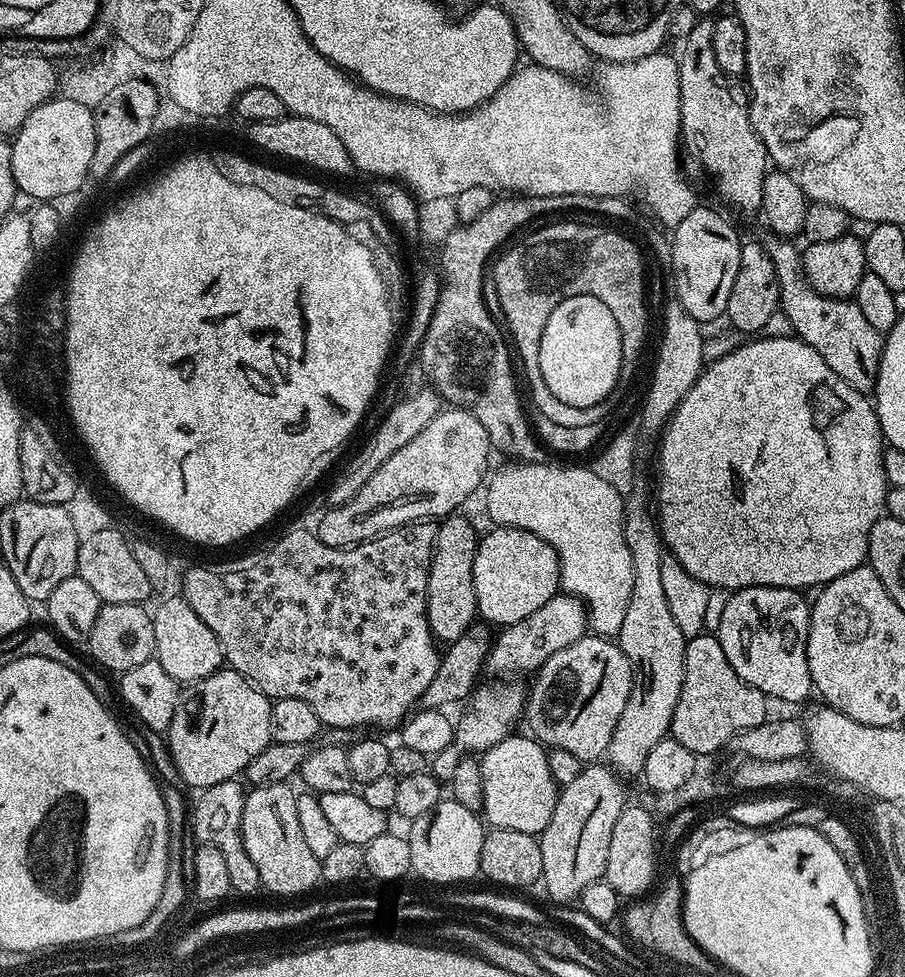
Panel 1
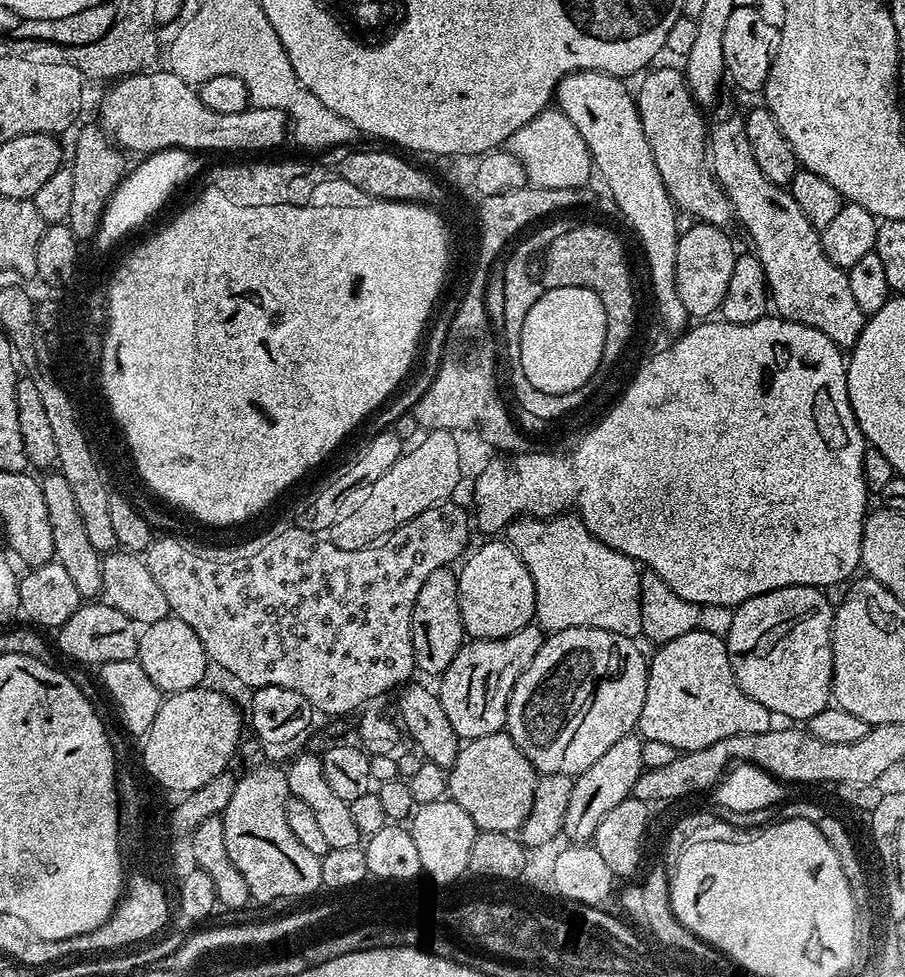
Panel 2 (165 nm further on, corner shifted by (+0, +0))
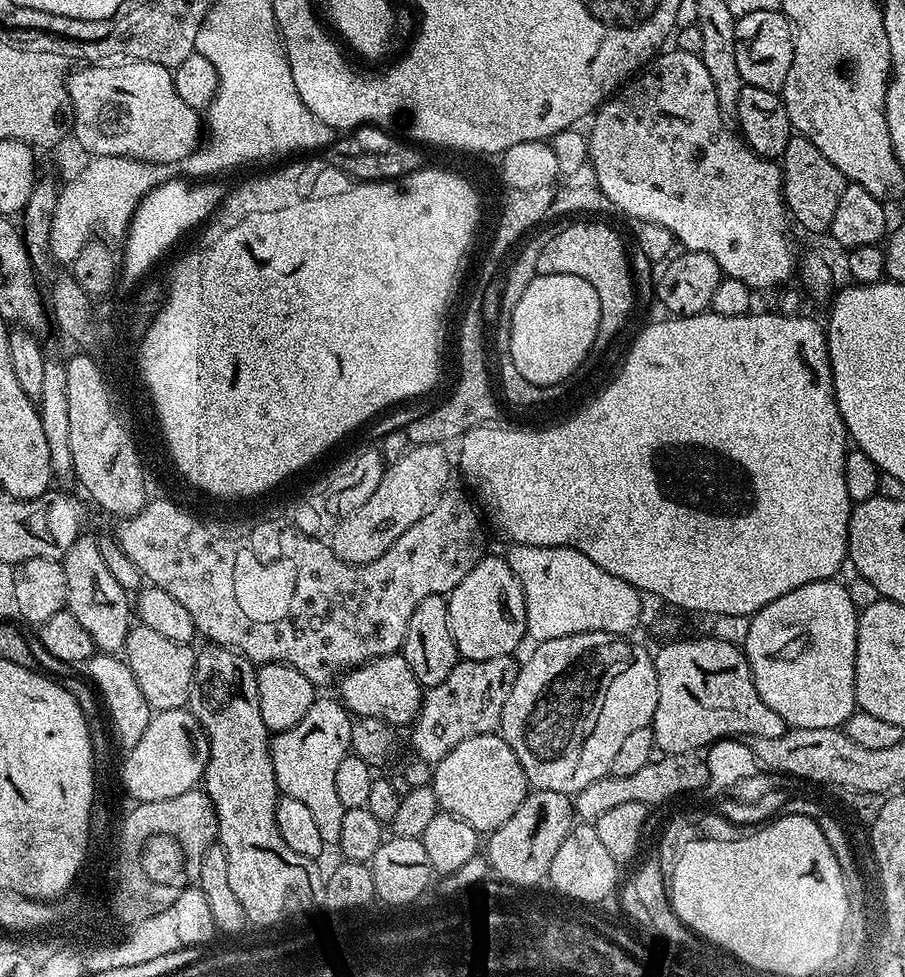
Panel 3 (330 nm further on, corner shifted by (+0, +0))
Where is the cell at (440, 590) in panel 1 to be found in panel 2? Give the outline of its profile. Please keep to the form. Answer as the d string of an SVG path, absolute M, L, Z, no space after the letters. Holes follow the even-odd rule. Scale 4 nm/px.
M451 567L439 568L426 578L418 599L414 602L412 615L412 645L416 667L433 678L439 677L454 662L454 654L466 643L466 633L460 613L460 582Z

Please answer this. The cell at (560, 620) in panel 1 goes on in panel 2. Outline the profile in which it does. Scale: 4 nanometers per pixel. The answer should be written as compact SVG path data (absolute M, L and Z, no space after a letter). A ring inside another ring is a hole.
M535 623L497 640L469 639L454 654L454 662L439 677L438 695L454 734L467 742L504 732L508 722L508 699L518 678L534 662L534 654L544 645L545 633Z

